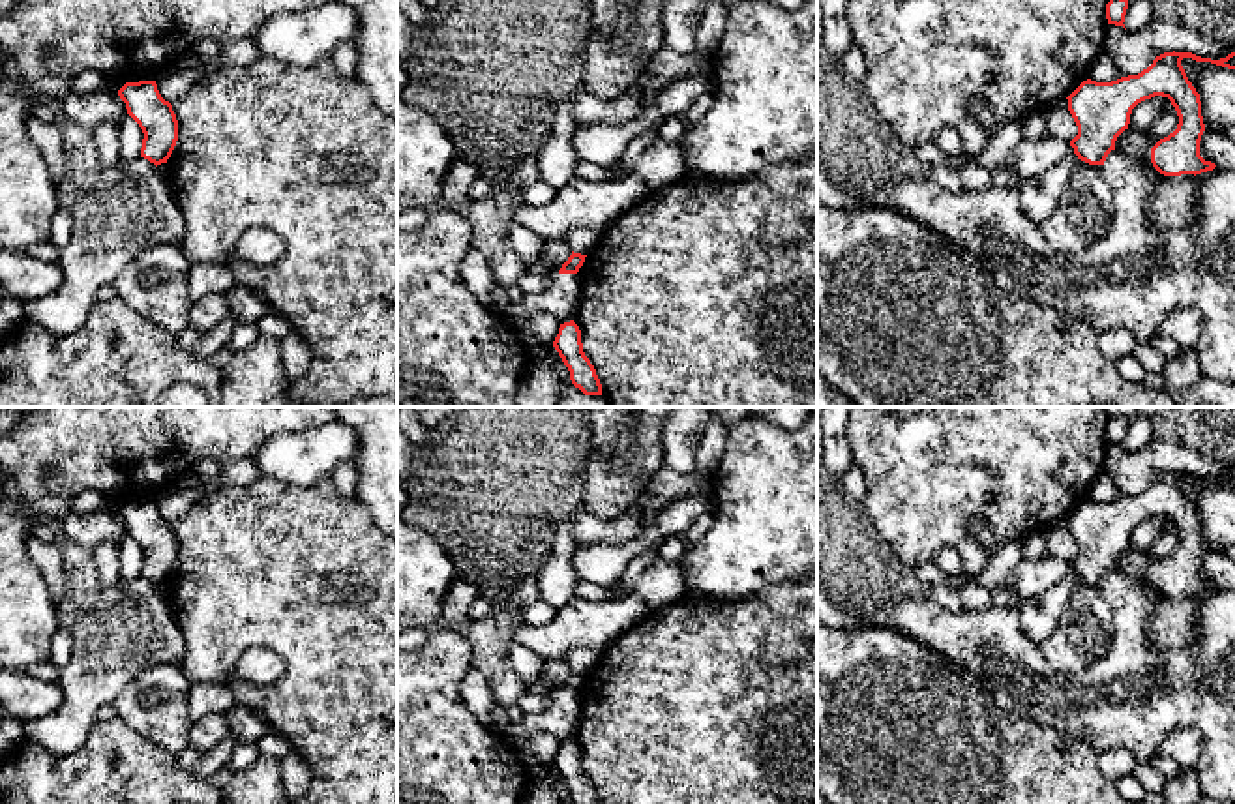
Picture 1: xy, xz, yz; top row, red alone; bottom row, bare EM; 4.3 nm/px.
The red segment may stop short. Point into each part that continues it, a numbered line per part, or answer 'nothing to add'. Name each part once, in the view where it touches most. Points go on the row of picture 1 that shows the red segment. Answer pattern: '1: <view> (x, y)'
nothing to add

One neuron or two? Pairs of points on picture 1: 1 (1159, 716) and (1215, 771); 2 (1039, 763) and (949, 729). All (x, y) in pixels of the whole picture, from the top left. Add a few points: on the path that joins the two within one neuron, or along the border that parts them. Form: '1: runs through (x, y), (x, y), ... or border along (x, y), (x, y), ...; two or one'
1: runs through (1181, 716), (1194, 716), (1215, 737), (1215, 748); one
2: runs through (1016, 763), (1007, 763), (996, 754), (971, 752); one

